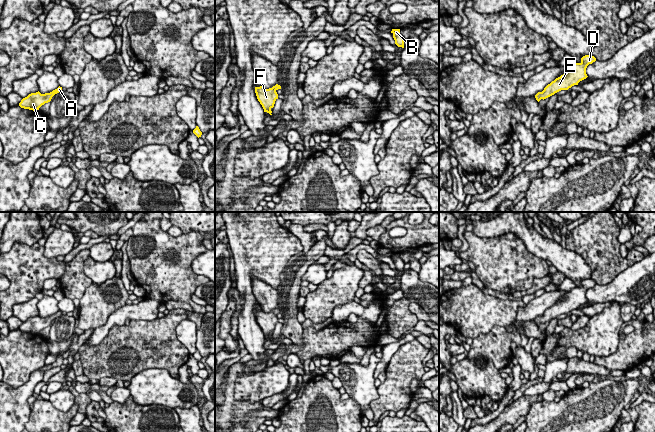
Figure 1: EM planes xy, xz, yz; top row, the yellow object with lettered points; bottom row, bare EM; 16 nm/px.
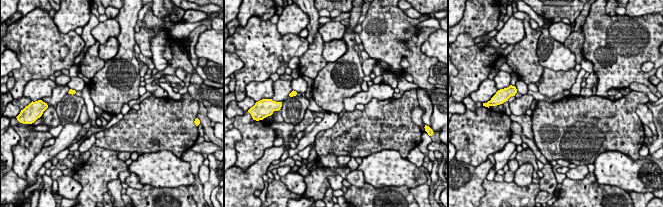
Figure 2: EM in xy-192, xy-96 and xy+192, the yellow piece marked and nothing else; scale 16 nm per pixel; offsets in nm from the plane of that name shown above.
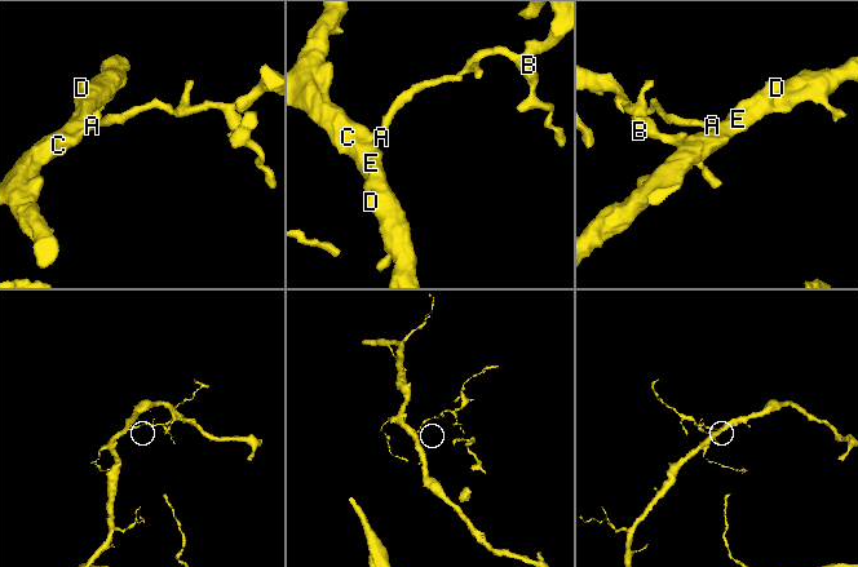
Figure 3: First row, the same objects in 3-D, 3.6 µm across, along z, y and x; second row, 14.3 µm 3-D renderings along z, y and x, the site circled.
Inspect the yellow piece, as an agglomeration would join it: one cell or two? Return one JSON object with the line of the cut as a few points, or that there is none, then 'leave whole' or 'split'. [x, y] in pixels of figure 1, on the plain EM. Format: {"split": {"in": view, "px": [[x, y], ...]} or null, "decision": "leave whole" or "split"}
{"split": null, "decision": "leave whole"}

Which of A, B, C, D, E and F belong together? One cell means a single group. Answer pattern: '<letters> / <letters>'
A B C D E F

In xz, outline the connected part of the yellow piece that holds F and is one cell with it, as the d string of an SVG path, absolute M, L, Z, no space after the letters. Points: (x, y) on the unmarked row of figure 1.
M276 308L272 312L265 313L263 310L255 311L255 317L258 325L262 329L264 336L272 339L271 333L274 331L275 325L278 323L277 314L281 313L281 310Z

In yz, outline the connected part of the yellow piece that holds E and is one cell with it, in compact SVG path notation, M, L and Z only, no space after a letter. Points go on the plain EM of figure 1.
M592 279L583 280L580 287L575 287L567 292L563 299L548 308L542 316L538 316L535 319L536 324L539 326L561 314L568 314L572 310L578 309L580 305L588 301L586 298L587 290L595 285L596 282Z

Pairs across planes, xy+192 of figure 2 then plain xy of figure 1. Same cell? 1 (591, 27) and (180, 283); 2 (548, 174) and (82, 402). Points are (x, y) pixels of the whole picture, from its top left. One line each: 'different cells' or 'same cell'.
1: same cell
2: different cells

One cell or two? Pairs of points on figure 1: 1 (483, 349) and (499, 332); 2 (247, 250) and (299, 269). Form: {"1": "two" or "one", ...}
{"1": "one", "2": "two"}

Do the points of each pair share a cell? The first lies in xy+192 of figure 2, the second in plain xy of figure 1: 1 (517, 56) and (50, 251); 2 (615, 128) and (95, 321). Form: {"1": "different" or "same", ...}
{"1": "different", "2": "different"}

